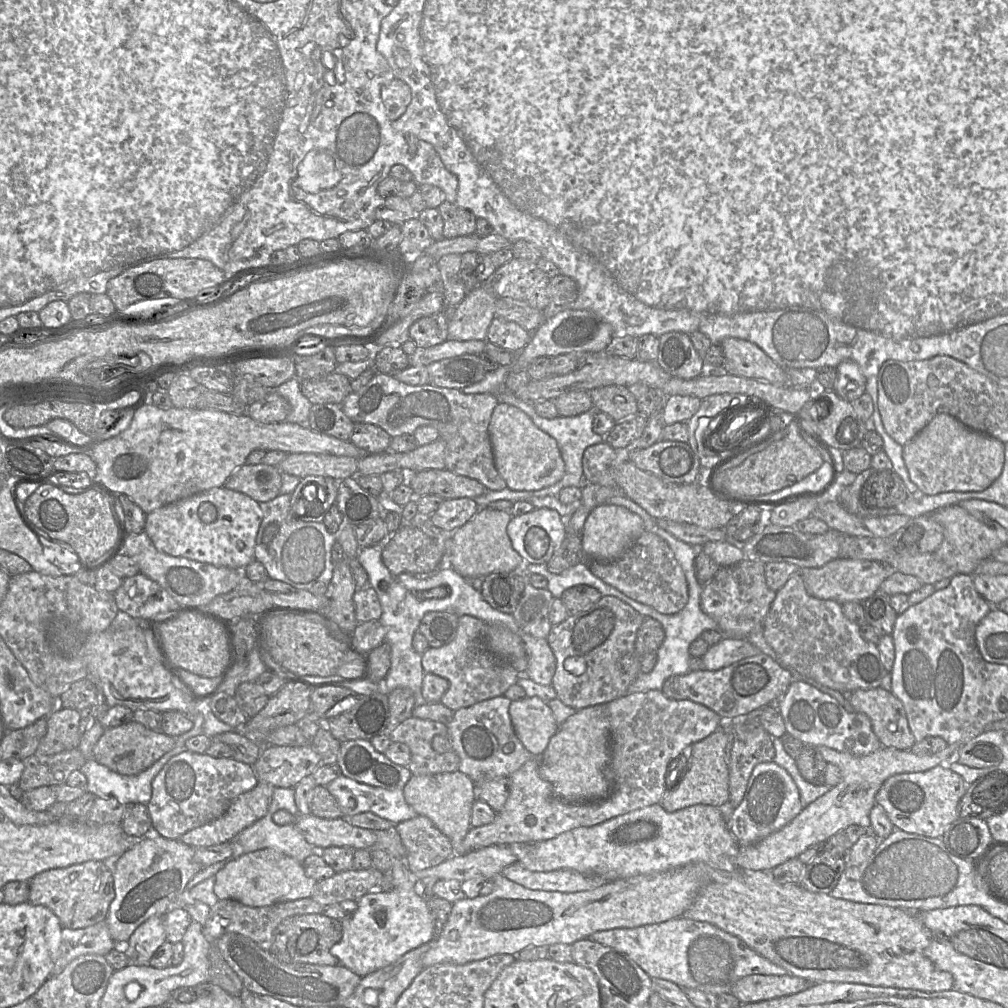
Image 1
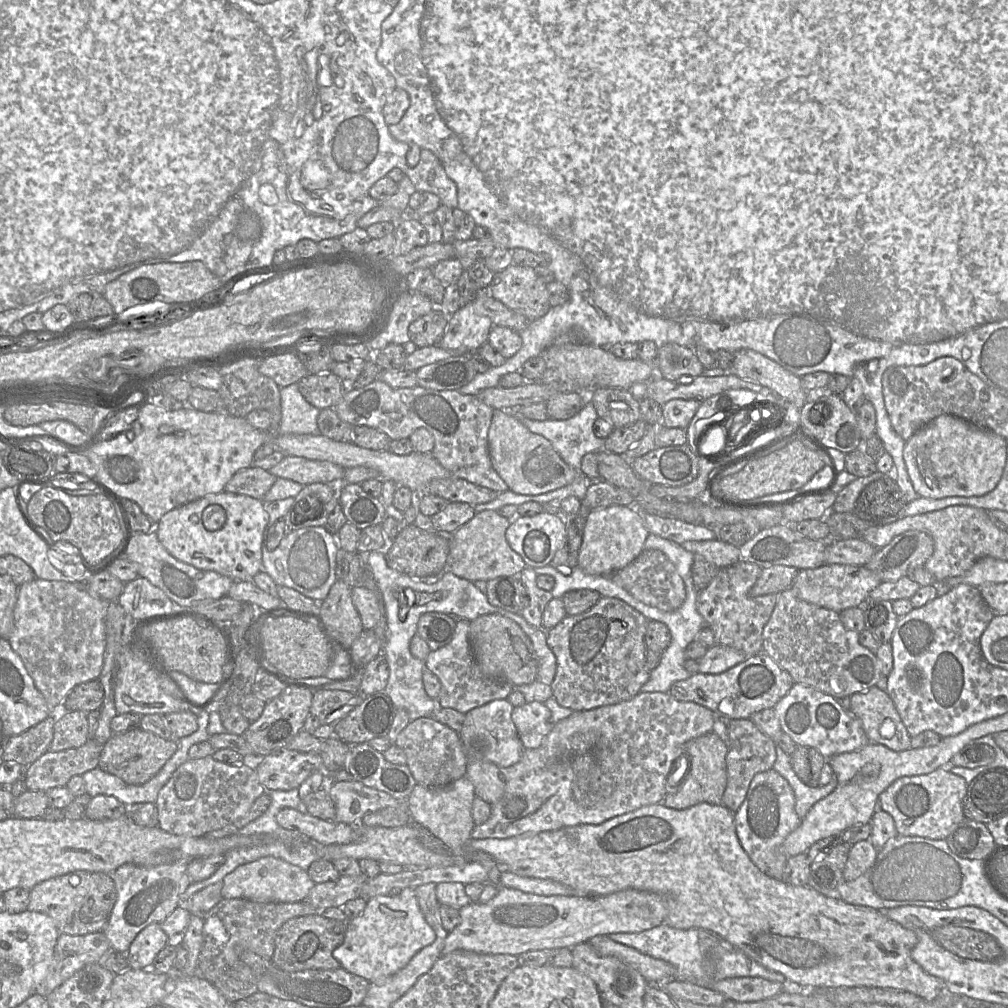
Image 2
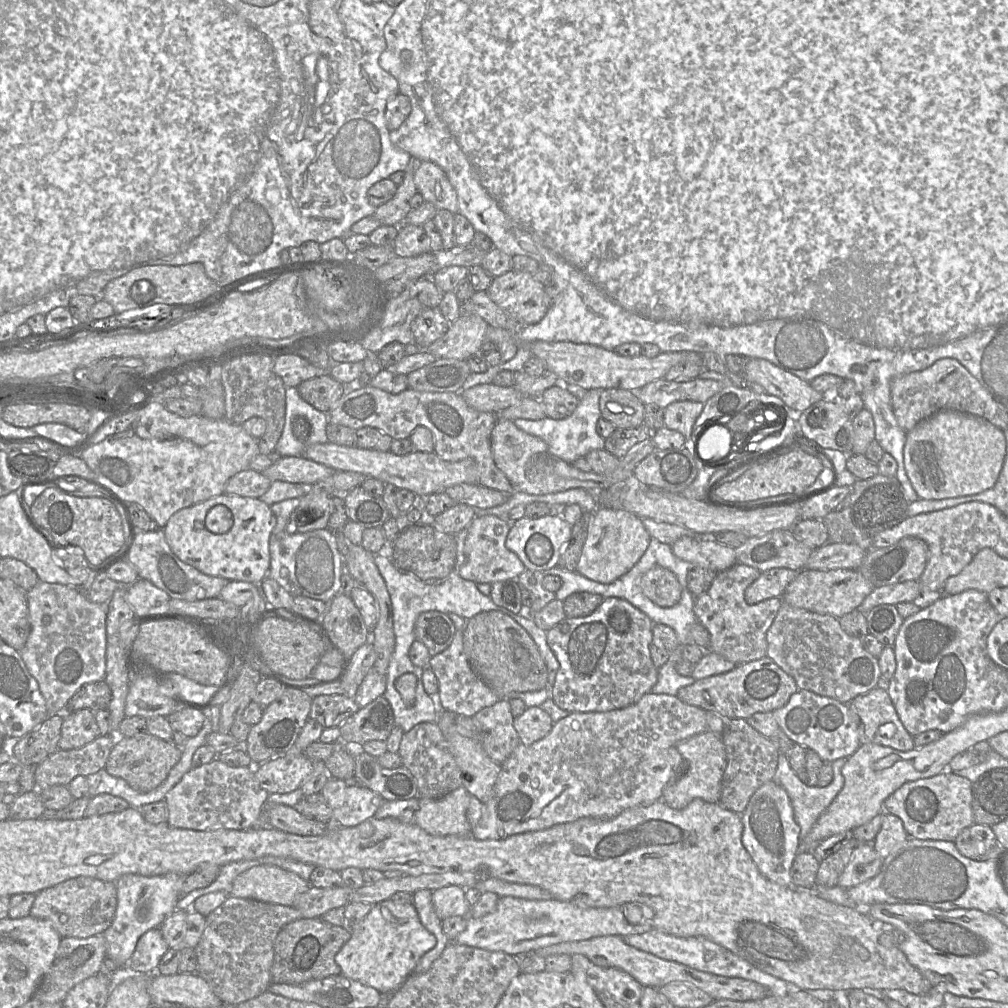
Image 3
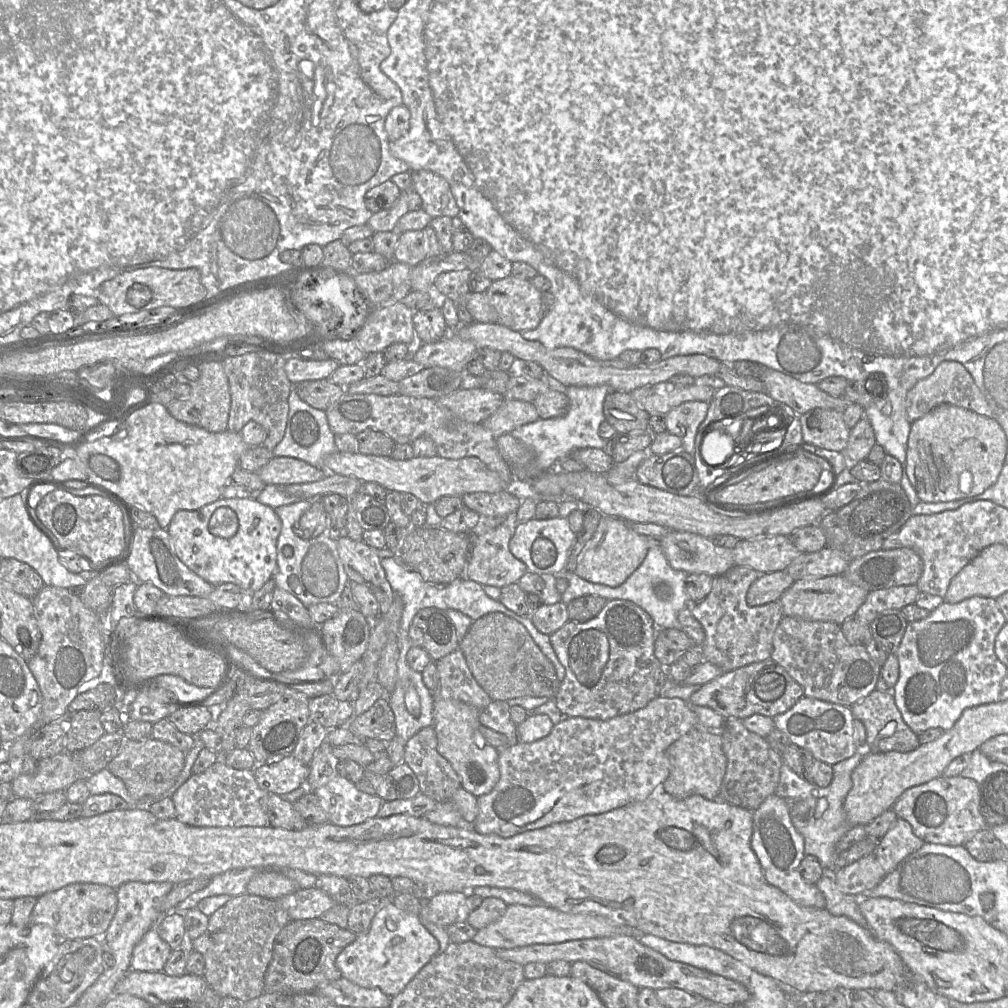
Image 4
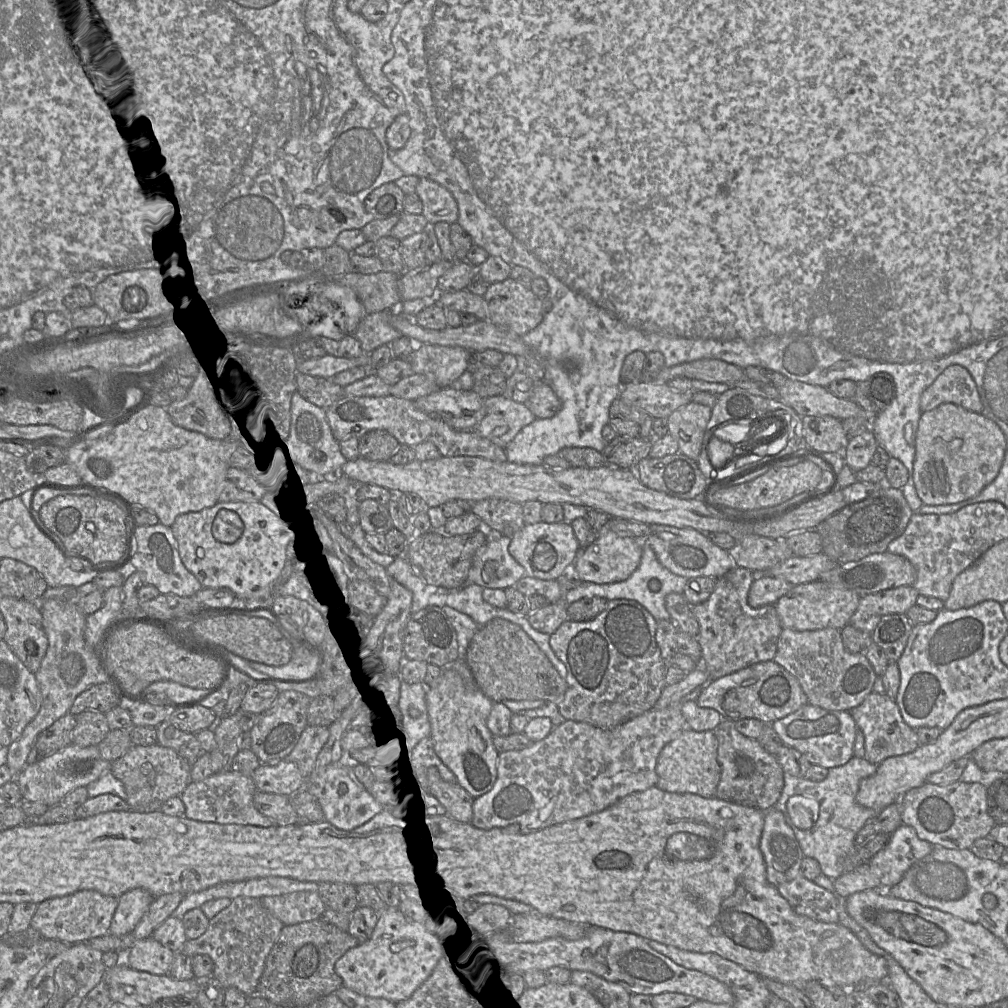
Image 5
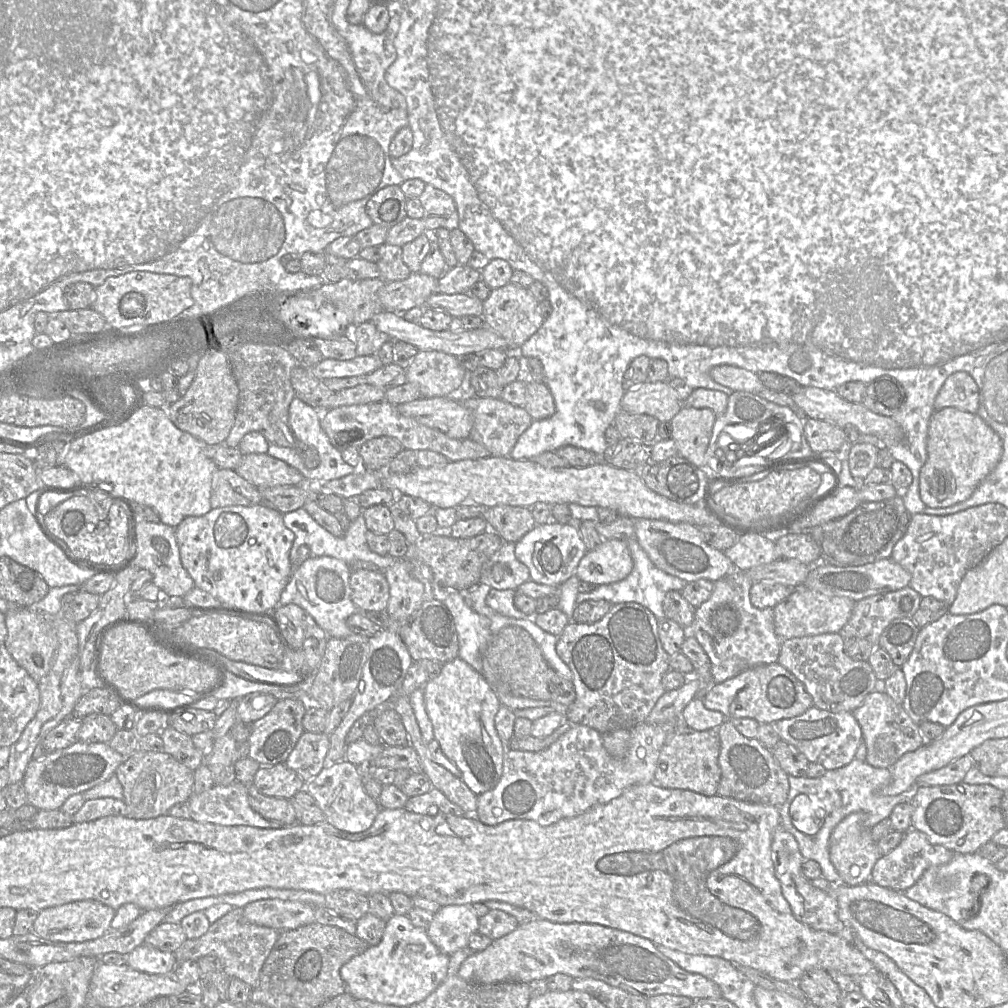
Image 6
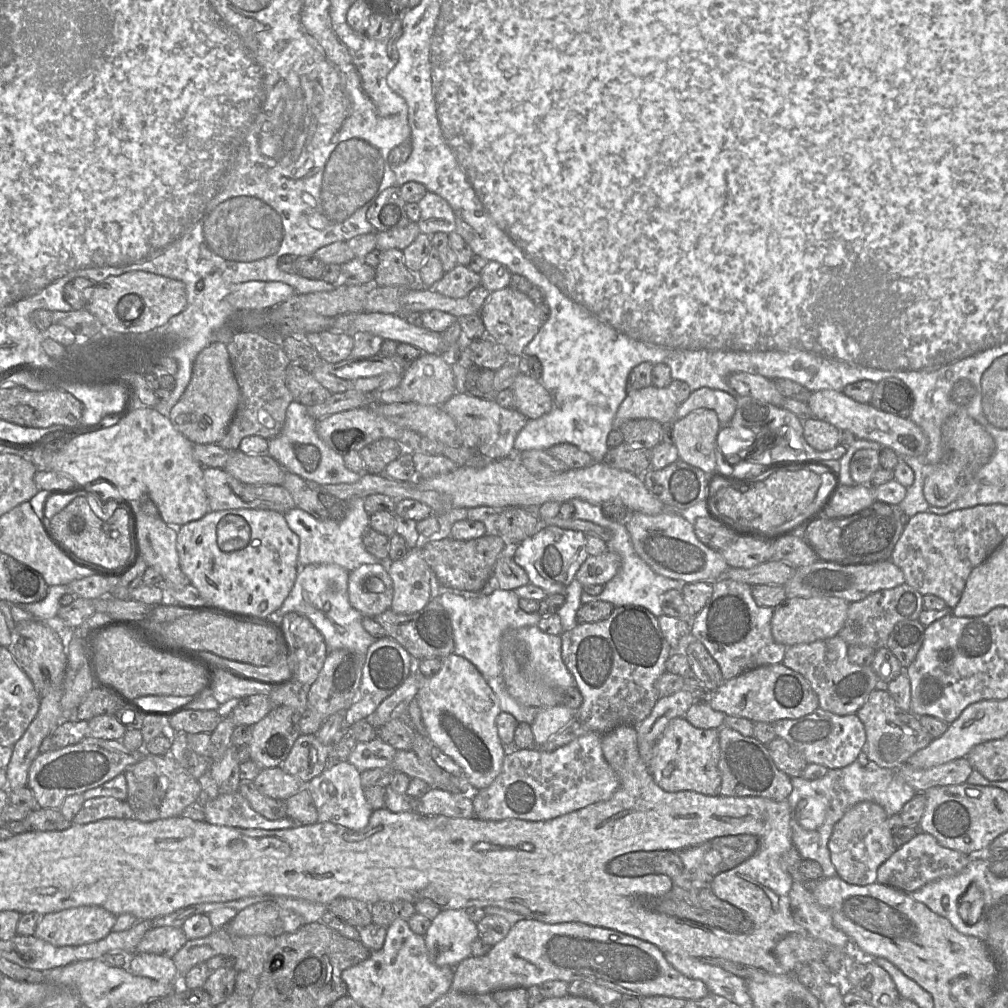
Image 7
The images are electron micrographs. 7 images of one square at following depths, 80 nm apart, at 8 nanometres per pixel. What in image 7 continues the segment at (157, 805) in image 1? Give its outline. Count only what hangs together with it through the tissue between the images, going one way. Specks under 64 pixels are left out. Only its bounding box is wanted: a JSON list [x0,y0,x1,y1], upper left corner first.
[204,791,295,830]

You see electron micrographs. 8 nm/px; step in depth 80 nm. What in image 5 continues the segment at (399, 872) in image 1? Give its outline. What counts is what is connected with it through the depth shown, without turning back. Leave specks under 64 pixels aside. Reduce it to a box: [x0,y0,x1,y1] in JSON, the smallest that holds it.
[335,907,444,1003]

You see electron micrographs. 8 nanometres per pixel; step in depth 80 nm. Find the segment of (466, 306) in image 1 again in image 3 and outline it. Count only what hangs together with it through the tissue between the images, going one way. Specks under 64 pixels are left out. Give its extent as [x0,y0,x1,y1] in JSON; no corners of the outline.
[423,313,488,360]

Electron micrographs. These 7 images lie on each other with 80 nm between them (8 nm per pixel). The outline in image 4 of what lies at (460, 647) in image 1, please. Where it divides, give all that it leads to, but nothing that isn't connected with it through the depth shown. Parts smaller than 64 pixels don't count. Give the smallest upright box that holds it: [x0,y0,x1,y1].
[435,648,492,710]

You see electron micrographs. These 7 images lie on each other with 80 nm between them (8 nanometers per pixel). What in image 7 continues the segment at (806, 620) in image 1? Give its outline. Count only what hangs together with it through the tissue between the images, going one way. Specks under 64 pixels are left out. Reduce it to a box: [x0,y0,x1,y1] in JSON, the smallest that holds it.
[782,636,878,715]

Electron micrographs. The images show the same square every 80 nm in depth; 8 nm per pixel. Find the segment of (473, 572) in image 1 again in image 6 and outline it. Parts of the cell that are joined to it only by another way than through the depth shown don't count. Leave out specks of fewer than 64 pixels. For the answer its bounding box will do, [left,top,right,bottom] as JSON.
[480,542,530,590]

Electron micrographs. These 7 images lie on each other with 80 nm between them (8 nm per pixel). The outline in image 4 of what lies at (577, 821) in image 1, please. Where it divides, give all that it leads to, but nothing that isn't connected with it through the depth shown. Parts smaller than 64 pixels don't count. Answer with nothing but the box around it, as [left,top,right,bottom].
[470,696,697,837]

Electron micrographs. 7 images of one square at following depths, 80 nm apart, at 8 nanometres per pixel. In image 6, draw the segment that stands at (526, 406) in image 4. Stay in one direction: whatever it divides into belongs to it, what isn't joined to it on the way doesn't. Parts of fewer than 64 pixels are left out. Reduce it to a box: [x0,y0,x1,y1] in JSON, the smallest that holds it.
[461,395,533,456]

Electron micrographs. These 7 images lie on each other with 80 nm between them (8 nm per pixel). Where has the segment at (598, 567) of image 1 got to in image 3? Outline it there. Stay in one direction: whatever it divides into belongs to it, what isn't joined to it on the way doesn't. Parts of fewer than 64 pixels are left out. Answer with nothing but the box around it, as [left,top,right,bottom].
[640,566,682,607]

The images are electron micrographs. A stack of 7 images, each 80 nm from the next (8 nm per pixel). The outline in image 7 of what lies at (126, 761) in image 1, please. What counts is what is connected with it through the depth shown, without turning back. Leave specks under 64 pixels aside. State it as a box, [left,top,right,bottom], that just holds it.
[123,754,200,822]

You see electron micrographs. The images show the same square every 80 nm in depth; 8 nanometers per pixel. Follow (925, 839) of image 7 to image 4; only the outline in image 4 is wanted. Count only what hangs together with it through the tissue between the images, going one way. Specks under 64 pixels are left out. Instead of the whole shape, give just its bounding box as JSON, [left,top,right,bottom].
[874,818,924,874]

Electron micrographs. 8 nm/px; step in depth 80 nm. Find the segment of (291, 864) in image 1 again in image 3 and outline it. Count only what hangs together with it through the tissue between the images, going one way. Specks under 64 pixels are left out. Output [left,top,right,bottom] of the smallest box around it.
[229,864,310,906]

